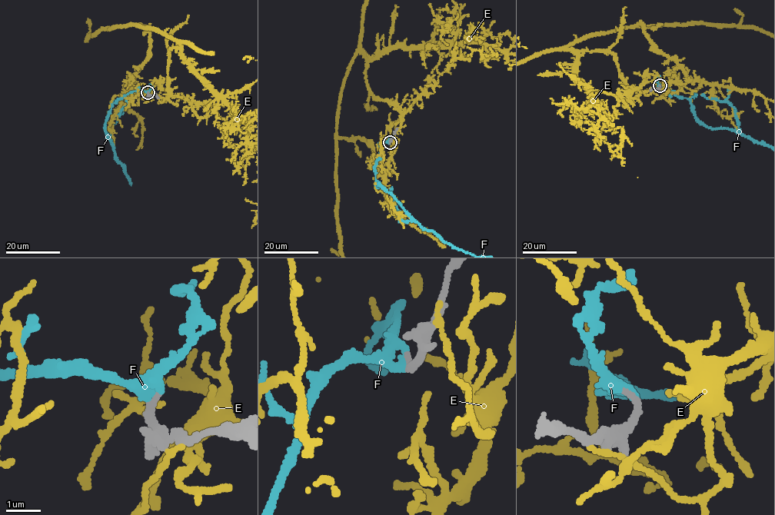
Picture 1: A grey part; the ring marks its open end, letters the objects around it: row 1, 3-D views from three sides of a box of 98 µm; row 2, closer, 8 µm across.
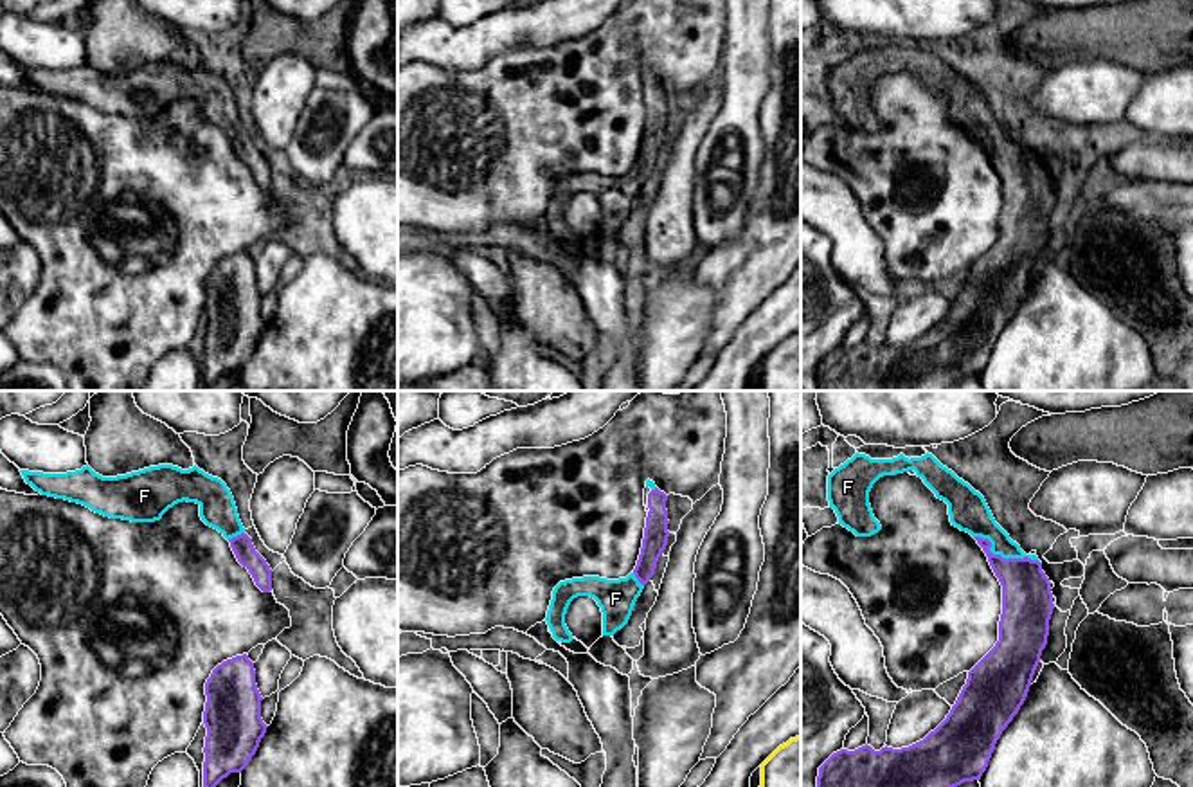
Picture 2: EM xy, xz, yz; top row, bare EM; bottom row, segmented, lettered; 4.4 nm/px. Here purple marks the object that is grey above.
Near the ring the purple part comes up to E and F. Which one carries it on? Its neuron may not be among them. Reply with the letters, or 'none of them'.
F

